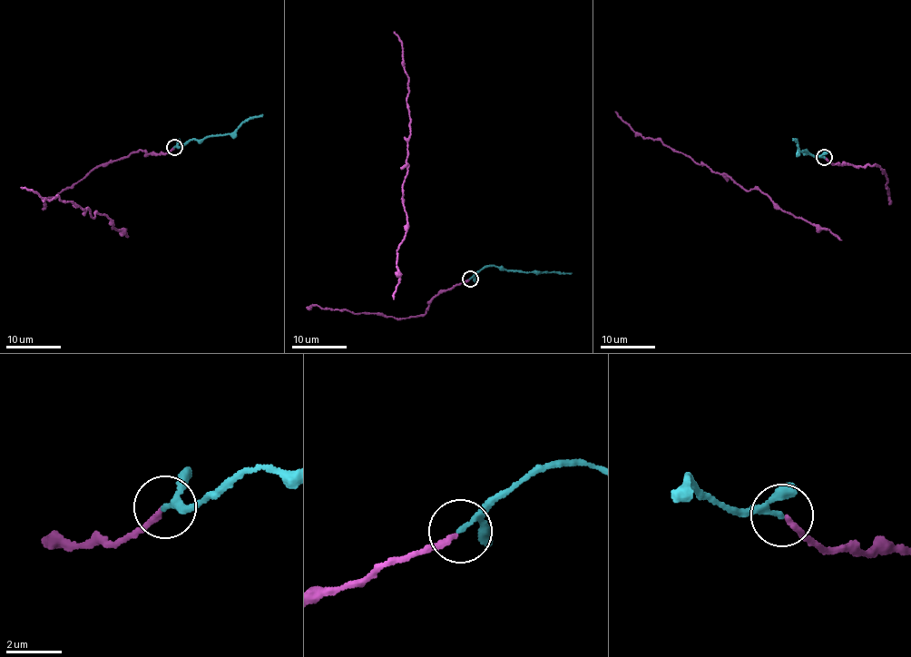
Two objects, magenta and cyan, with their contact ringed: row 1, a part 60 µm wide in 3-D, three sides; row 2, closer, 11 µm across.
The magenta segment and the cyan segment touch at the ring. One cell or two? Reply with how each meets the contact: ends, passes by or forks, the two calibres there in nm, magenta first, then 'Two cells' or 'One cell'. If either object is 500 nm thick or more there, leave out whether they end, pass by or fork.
At the ring magenta ends. At the ring cyan passes by. Thickness 180 nm (magenta) against 140 nm. One cell

